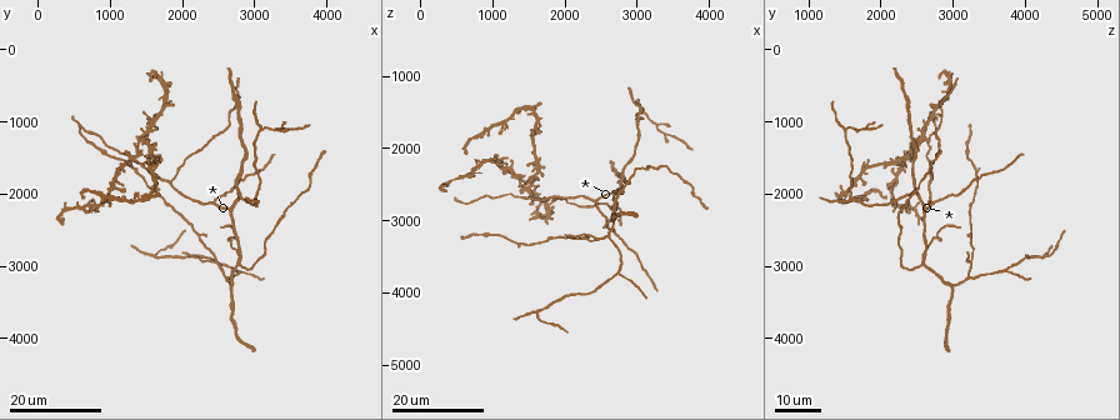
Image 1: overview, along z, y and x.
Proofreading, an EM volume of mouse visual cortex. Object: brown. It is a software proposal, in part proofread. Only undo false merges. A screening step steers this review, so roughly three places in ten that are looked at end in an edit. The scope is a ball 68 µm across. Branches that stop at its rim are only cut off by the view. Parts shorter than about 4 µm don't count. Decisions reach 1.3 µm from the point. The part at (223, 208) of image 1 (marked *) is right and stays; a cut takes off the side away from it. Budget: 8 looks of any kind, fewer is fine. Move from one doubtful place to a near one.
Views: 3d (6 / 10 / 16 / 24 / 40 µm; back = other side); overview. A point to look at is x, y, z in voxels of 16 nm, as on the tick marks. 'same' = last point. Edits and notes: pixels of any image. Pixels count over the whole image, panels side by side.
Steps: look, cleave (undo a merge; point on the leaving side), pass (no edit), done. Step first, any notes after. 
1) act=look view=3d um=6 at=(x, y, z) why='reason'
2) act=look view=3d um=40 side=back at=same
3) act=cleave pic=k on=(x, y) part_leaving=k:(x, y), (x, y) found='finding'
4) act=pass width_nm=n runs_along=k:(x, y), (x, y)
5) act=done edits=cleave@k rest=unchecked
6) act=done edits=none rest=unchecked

act=look view=3d um=16 at=(3100, 1100, 1500) why='three-way junction'

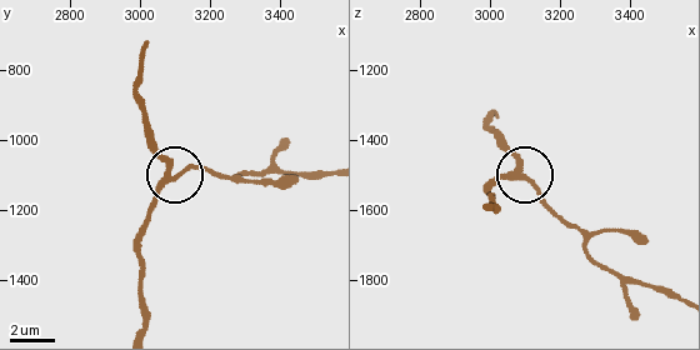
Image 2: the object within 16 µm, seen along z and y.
act=look view=3d um=6 at=(3100, 1100, 1500) why='closer look'

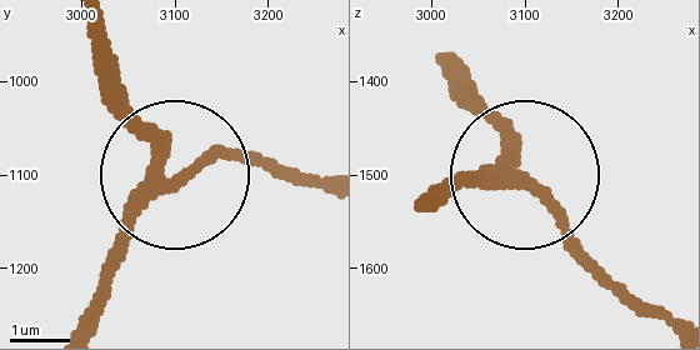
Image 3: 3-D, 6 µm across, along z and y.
act=look view=3d um=6 side=back at=(3100, 1100, 1510) why='from behind'

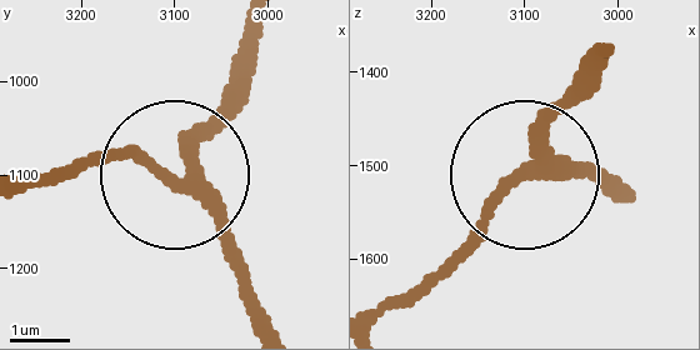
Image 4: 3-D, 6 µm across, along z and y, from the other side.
act=pass width_nm=230 found='continuous, no second neuron'

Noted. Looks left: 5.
act=look view=3d um=24 at=(3000, 2050, 1550) why='three arms meet'

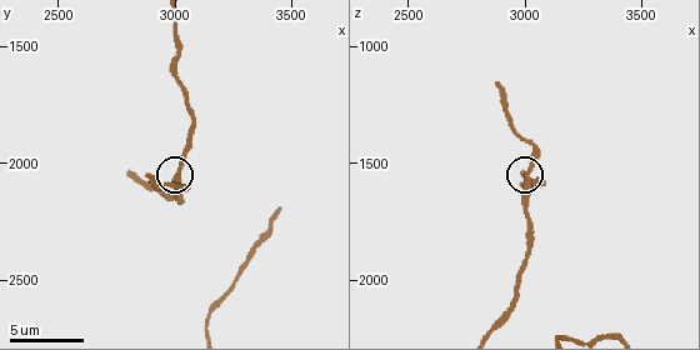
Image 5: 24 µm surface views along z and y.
act=look view=3d um=10 at=same

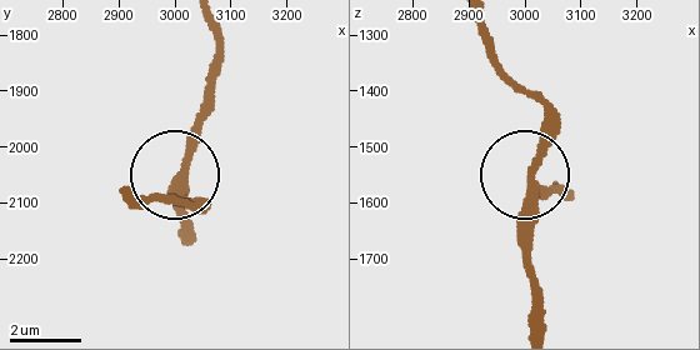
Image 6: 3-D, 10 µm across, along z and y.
act=pass side_arm_um=8 runs_along=6:(539, 323), (530, 176), (548, 101) found='continuous, no second neuron'

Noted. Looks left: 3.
act=look view=3d um=24 at=(2400, 2100, 2750) why='three arms meet'

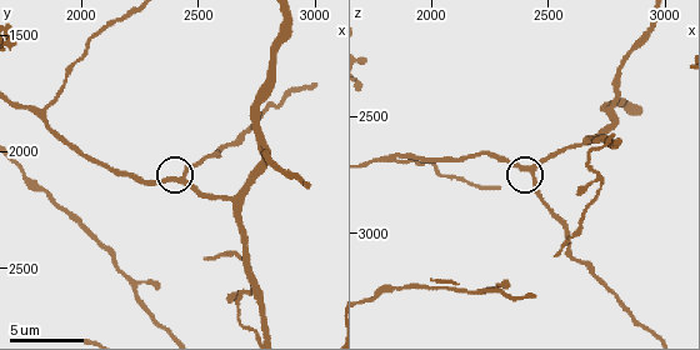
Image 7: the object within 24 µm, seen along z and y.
act=look view=3d um=6 at=(2430, 2110, 2730) why='closer look'

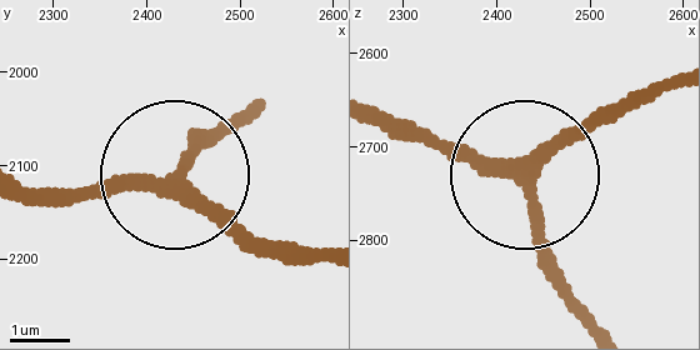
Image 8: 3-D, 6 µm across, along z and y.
act=pass width_nm=240 runs_along=8:(293, 253), (253, 243), (179, 179), (248, 109) found='all the same neuron'

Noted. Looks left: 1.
act=look view=3d um=16 at=(1810, 1840, 2680) why='arms part here'

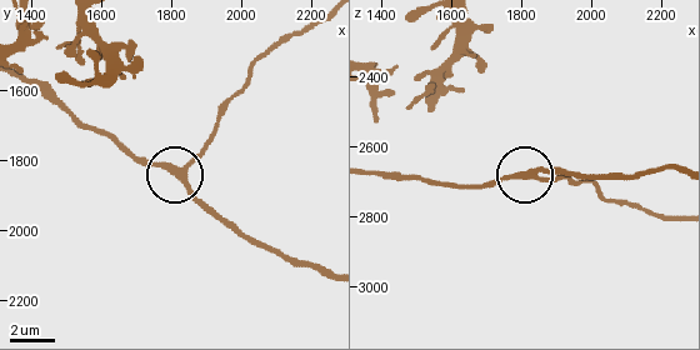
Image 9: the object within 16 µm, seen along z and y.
act=pass width_nm=260 found='continuous, no second neuron'

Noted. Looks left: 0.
act=done edits=none rest=unchecked

